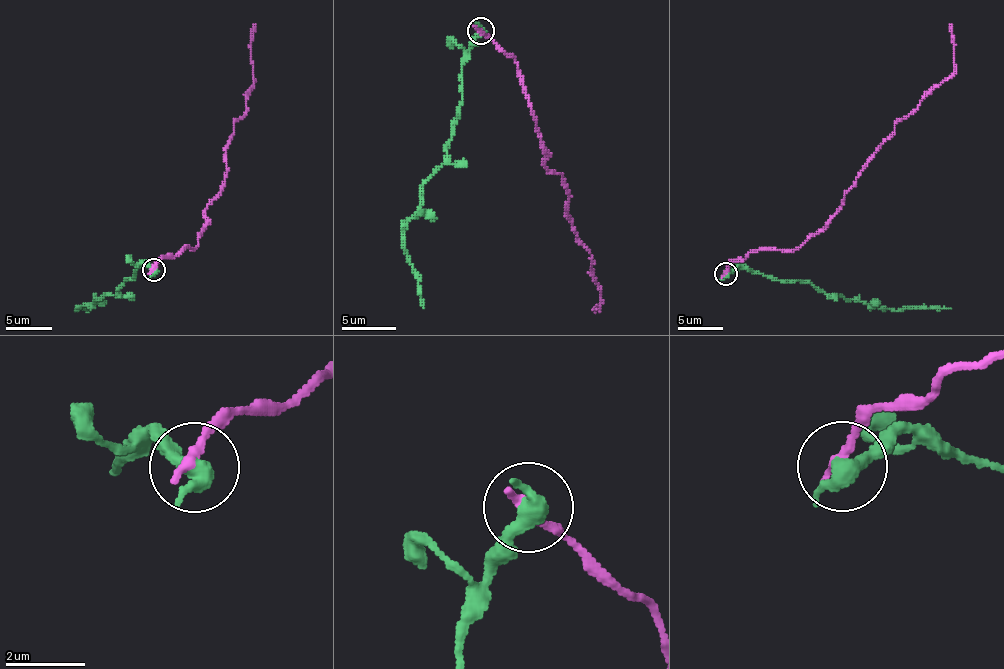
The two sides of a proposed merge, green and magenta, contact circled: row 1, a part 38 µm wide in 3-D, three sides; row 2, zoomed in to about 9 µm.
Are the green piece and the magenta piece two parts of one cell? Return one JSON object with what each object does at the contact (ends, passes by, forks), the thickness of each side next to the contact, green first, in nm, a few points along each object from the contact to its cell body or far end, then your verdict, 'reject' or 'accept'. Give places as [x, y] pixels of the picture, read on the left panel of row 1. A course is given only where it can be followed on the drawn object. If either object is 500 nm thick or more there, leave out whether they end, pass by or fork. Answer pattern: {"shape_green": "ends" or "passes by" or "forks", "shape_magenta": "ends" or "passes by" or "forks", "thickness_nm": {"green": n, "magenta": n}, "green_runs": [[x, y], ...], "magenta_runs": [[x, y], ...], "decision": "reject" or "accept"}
{"thickness_nm": {"green": 600, "magenta": 280}, "green_runs": [[154, 269], [144, 263], [135, 278], [126, 281], [116, 295], [96, 298], [77, 311], [90, 310]], "magenta_runs": [[154, 269], [163, 258], [194, 248], [205, 208], [220, 190], [225, 145], [254, 86], [255, 24]], "decision": "reject"}

